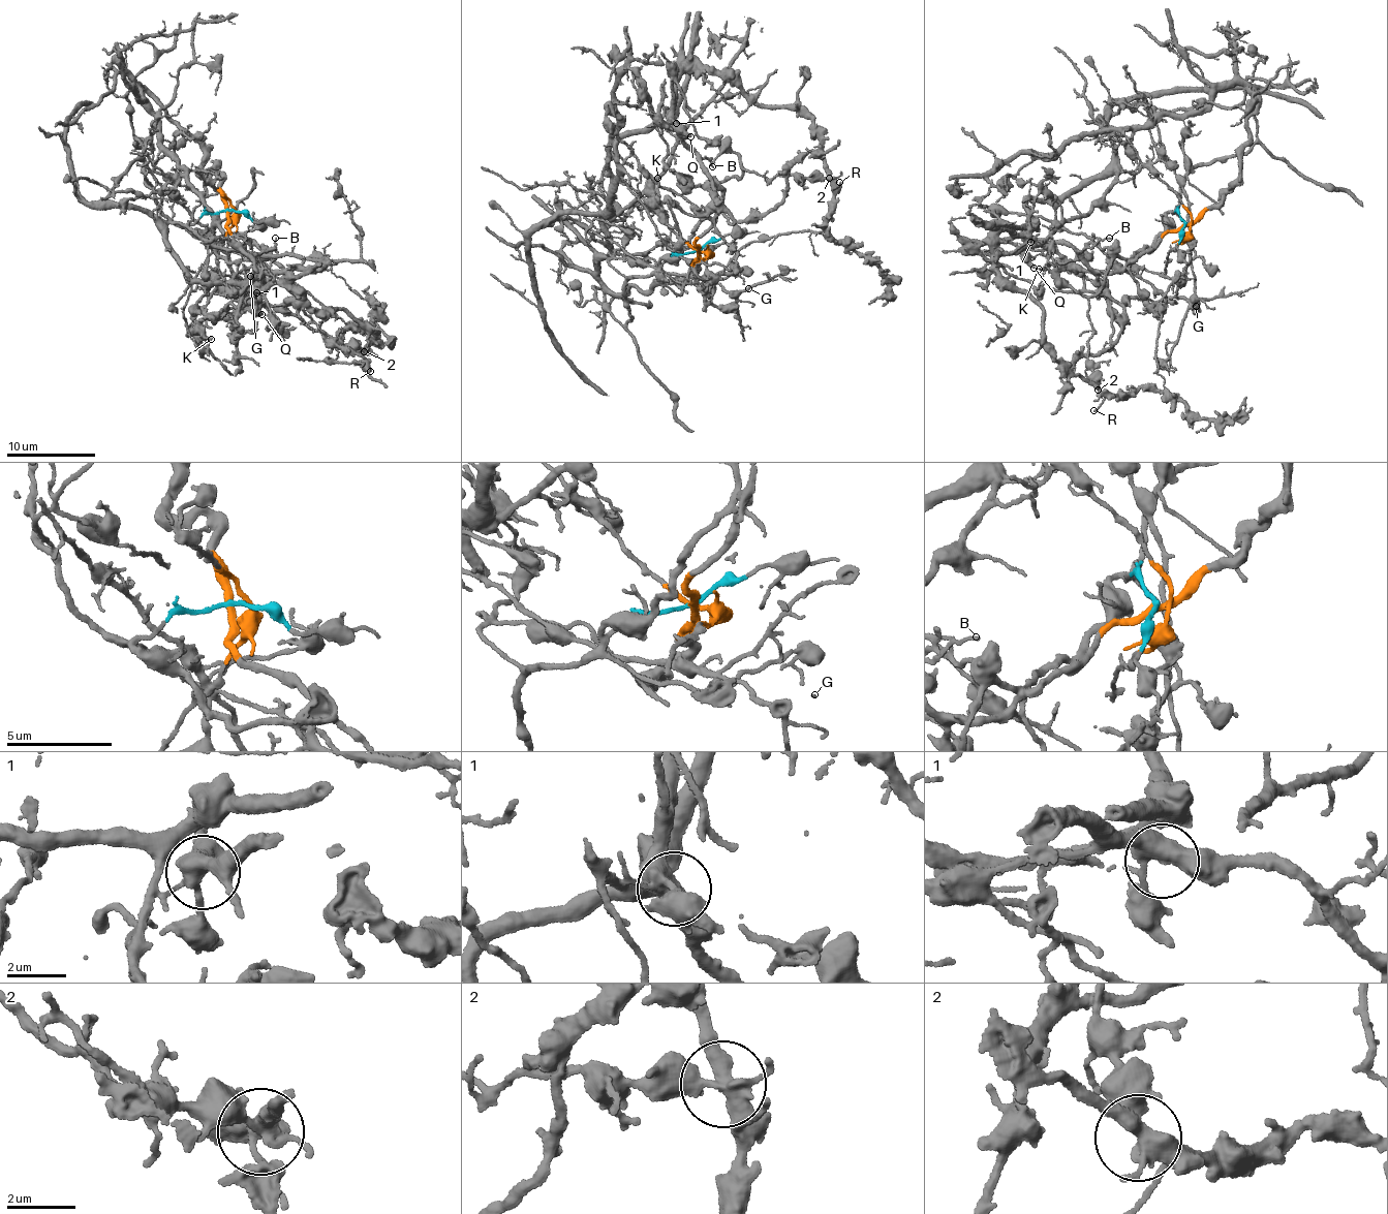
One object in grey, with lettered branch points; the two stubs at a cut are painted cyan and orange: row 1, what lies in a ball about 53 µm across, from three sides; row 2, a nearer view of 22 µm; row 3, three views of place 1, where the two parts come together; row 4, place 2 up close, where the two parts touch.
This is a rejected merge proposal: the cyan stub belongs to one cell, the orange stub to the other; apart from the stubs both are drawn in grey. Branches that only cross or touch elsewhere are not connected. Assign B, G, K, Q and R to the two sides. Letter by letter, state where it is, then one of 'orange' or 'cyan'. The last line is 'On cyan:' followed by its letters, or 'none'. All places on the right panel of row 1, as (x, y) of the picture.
B: (1109, 238) | orange
G: (1196, 306) | cyan
K: (1039, 269) | orange
Q: (1034, 268) | orange
R: (1093, 410) | orange
On cyan: G

